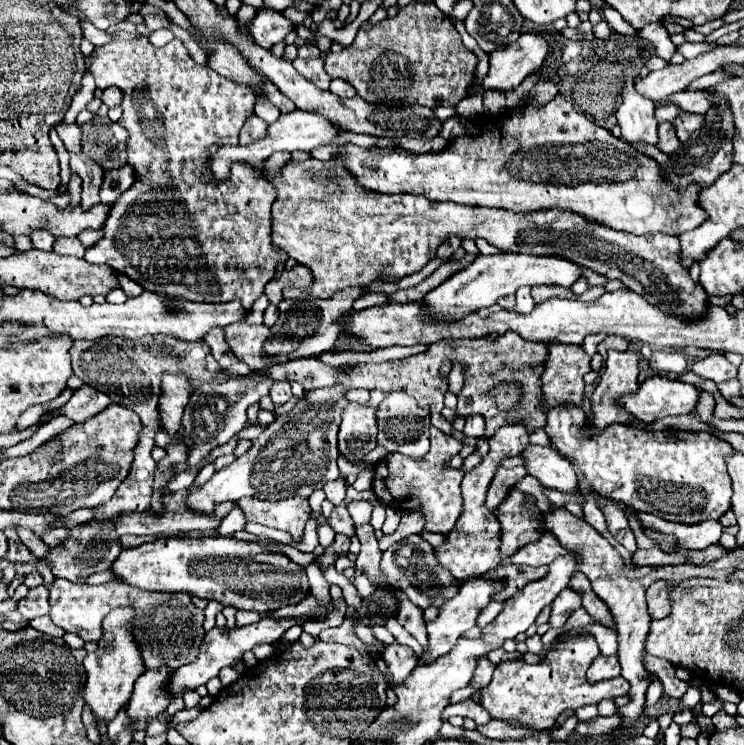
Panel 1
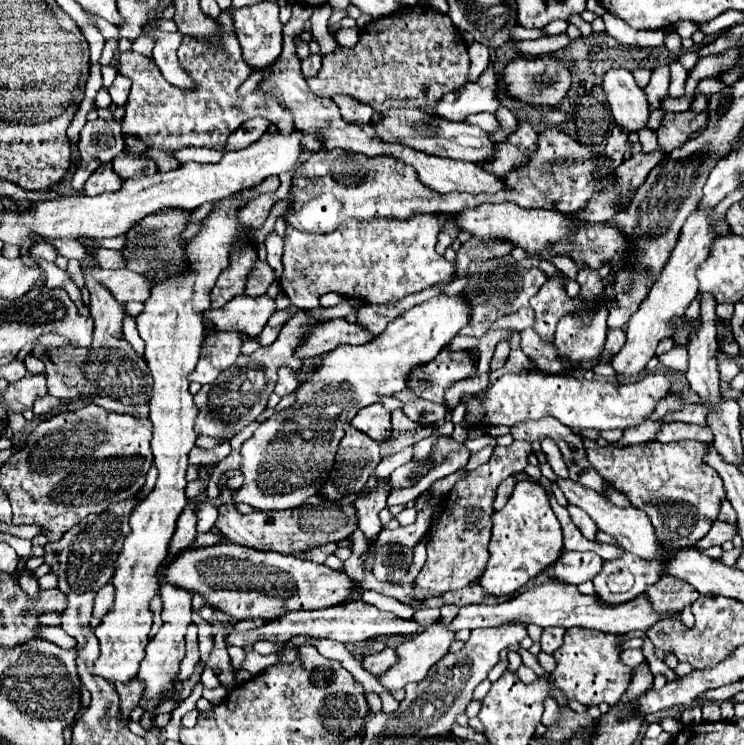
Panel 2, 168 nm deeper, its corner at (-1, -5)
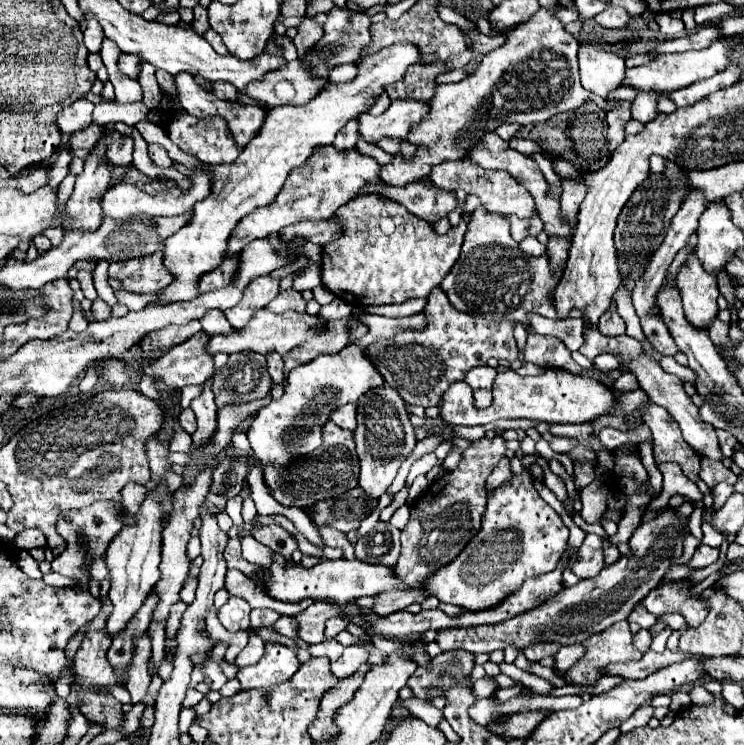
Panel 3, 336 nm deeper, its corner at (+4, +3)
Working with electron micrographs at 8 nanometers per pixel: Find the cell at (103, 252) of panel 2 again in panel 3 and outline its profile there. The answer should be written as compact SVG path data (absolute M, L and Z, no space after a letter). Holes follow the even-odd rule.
M98 262L92 278L94 278L94 288L96 288L96 294L100 300L104 300L106 304L110 304L110 308L116 304L116 296L114 296L114 290L110 288L108 280L106 280L106 270L108 270L108 264L106 262Z

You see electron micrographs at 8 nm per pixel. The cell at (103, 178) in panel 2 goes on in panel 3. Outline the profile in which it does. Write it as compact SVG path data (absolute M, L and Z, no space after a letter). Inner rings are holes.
M122 136L108 148L108 160L112 166L130 166L132 162L132 150L134 150L134 138Z

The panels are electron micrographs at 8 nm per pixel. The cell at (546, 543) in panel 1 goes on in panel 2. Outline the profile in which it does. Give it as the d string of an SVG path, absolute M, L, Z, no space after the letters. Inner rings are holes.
M563 550L559 560L549 566L549 570L567 584L581 584L593 580L603 566L603 560L593 552L569 552Z

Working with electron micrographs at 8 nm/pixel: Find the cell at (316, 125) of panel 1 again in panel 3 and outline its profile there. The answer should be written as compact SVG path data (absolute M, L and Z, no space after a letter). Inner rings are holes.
M134 166L128 168L126 178L112 186L104 196L102 196L102 210L104 216L110 216L114 220L126 220L132 216L176 216L180 212L188 212L198 200L204 200L210 194L210 186L212 186L212 176L202 172L202 170L194 170L194 174L190 176L192 180L192 188L186 194L180 194L180 188L172 188L172 190L160 190L156 196L148 196L144 190L140 190L140 186L144 186L144 182L148 182L150 178L144 176L140 170L136 170Z

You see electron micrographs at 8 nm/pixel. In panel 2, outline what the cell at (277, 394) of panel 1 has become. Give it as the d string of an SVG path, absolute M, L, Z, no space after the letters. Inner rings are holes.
M281 368L281 370L279 370L279 380L277 380L277 384L275 384L275 394L283 398L283 396L291 394L295 388L297 388L297 380L295 380L293 370Z

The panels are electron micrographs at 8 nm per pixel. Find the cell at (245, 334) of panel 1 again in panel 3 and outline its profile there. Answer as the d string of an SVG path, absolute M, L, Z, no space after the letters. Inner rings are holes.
M200 332L188 338L184 344L170 348L160 360L146 362L140 372L150 376L152 382L164 380L168 388L184 388L190 384L202 384L214 374L212 356L206 352L208 334Z

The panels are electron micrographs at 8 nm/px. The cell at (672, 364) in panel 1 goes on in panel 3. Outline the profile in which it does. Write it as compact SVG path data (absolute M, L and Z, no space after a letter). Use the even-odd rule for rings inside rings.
M623 284L620 285L613 297L618 314L623 318L626 324L626 335L633 337L640 342L647 341L646 336L640 327L639 318L635 312L631 300L631 291Z

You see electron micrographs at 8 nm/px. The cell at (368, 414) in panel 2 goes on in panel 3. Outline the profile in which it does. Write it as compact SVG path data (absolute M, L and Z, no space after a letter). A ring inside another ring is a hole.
M346 404L346 406L340 406L340 408L332 410L330 412L330 422L334 422L340 428L354 430L356 428L356 406Z

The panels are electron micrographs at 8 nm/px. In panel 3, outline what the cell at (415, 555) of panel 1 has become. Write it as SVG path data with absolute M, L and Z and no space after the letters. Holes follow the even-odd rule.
M378 522L368 534L358 540L354 550L356 558L364 562L396 566L400 556L400 532L390 522Z

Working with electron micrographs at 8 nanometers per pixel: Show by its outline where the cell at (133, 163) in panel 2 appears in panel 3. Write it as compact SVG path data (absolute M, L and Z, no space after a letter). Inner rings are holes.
M150 144L150 146L148 146L148 156L150 156L152 162L154 162L156 166L160 166L160 168L170 168L170 166L172 166L172 160L170 160L168 152L166 152L162 146L158 146L158 144Z

